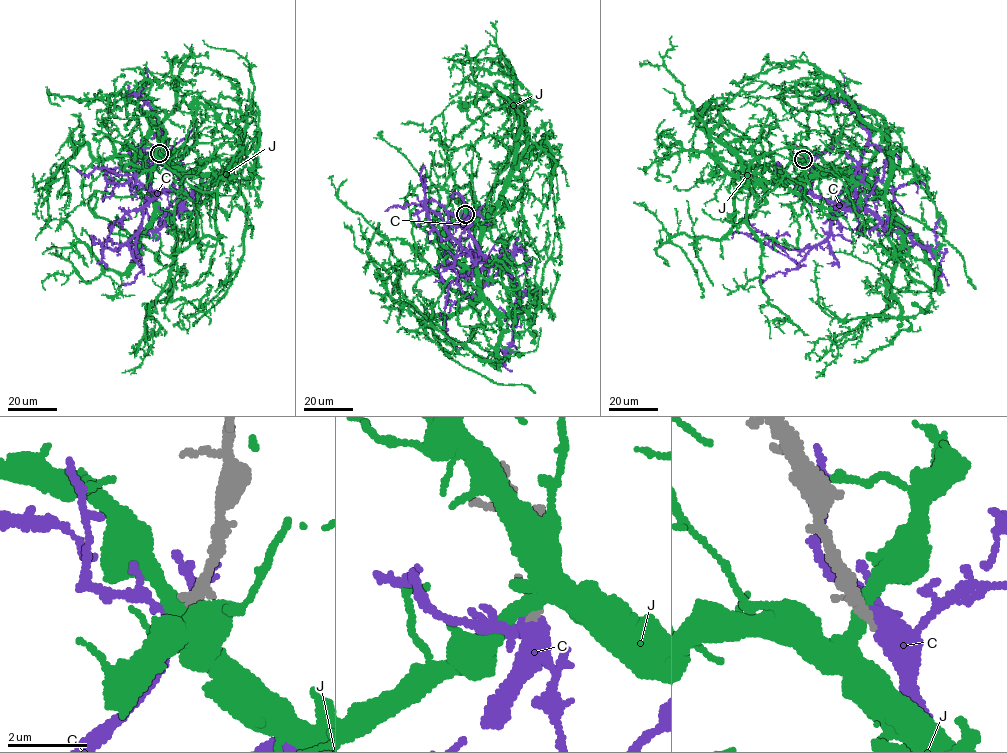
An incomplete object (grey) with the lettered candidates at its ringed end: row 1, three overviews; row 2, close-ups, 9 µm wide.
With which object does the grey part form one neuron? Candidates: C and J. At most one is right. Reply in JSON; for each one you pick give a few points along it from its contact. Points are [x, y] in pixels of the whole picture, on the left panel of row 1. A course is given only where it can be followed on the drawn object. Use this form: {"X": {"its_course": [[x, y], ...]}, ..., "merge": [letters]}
{"C": {"its_course": [[159, 153], [150, 168], [154, 196], [141, 226], [116, 250], [103, 246], [101, 258], [106, 240], [113, 246]]}, "merge": ["C"]}

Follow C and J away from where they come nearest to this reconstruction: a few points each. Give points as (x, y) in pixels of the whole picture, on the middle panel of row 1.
C: (465, 213), (479, 251), (471, 254), (439, 216), (427, 217), (430, 224), (425, 165)
J: (465, 213), (480, 225), (482, 297), (503, 313), (527, 309), (531, 320), (559, 217), (562, 224)

